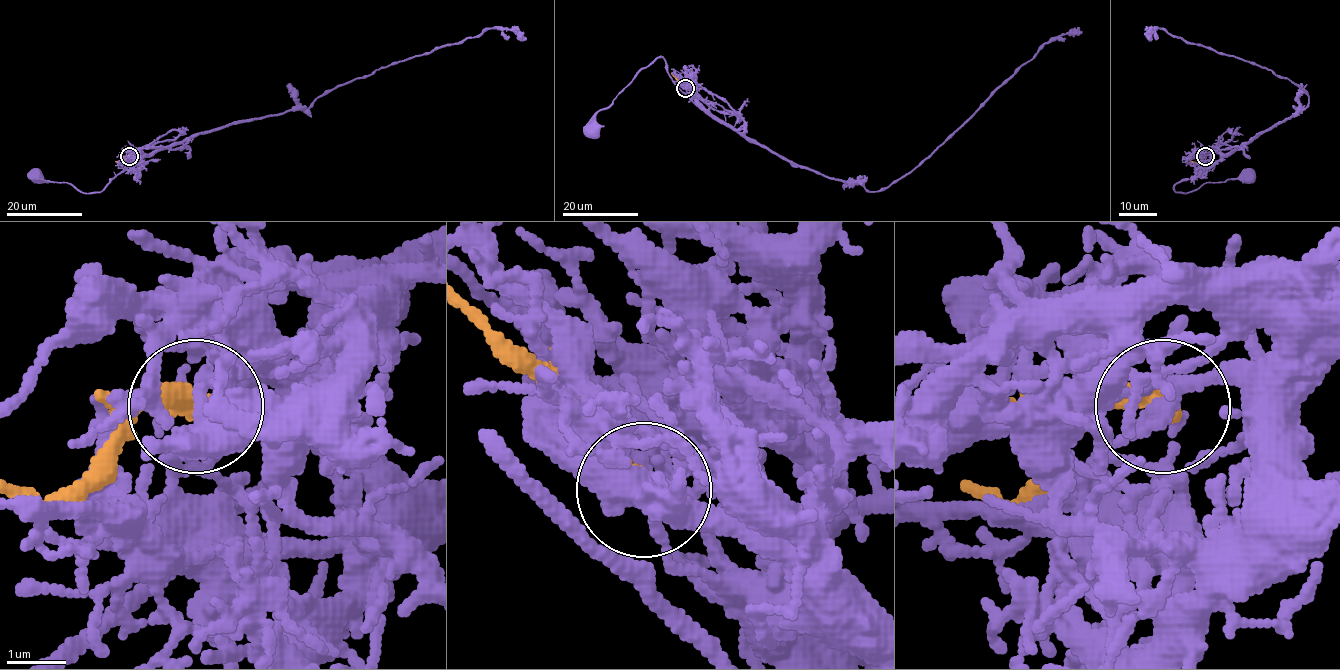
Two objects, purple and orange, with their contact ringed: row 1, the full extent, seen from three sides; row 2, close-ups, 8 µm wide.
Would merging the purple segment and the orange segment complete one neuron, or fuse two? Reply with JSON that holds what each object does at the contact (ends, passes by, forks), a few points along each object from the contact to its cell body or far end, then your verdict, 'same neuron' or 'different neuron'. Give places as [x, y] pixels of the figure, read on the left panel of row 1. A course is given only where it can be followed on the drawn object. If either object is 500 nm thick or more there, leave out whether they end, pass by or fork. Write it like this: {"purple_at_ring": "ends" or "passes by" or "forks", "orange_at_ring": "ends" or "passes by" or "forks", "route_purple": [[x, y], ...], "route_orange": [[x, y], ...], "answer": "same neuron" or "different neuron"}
{"purple_at_ring": "forks", "orange_at_ring": "ends", "route_purple": [[130, 157], [138, 153], [142, 156], [100, 191], [84, 193], [68, 183], [36, 176]], "route_orange": [[129, 157], [120, 162], [115, 161]], "answer": "different neuron"}

